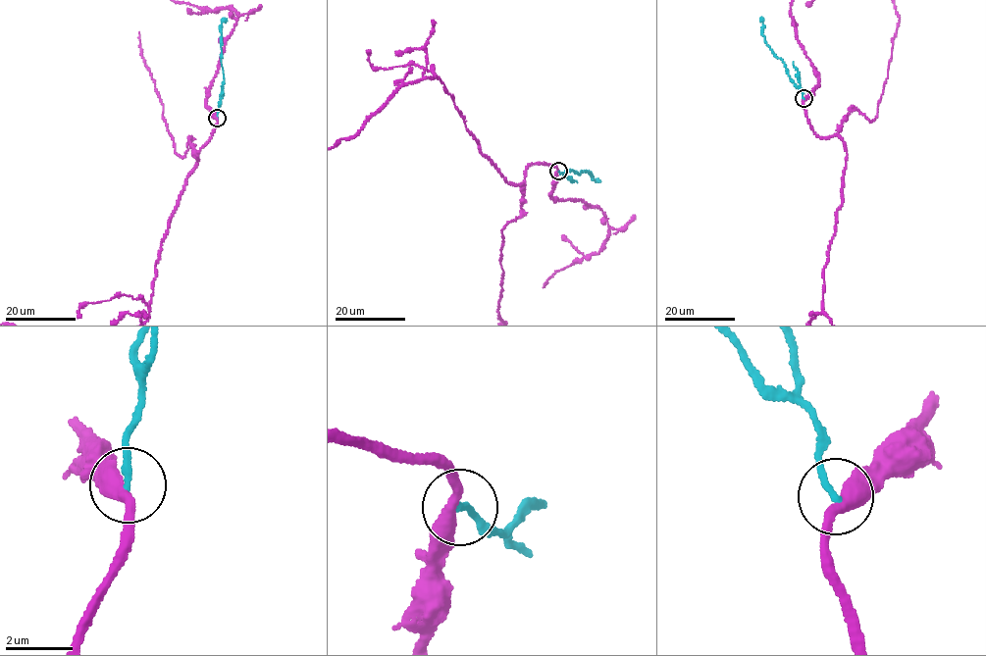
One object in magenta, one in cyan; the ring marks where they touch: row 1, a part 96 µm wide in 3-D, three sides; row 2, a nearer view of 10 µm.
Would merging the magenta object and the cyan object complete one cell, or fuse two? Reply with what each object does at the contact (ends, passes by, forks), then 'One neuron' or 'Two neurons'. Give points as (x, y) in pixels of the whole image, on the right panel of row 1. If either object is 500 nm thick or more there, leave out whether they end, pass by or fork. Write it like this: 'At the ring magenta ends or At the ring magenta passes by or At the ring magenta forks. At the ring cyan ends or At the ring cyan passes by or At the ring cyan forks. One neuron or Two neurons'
At the ring magenta passes by. At the ring cyan ends. Two neurons

